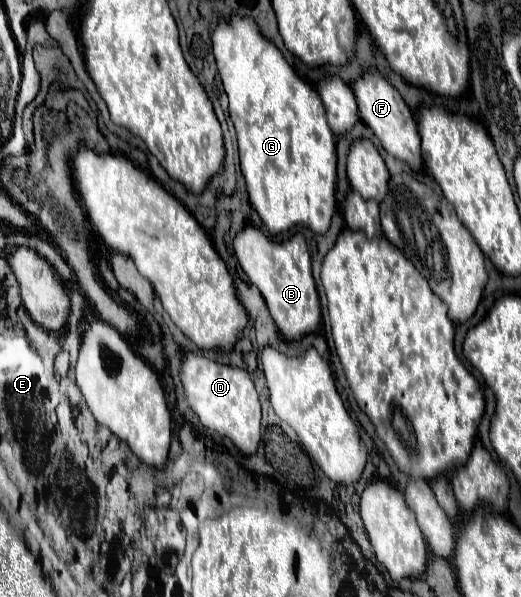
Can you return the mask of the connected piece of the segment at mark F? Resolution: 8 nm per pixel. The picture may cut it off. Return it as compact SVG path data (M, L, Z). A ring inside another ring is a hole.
M375 68L365 72L363 78L353 84L353 92L357 98L361 120L373 130L373 134L379 138L381 146L391 156L405 162L411 170L421 170L423 158L421 158L421 150L419 150L421 142L419 142L419 132L417 132L417 120L415 120L413 112L409 110L409 106L405 104L405 100L401 98L401 94Z

